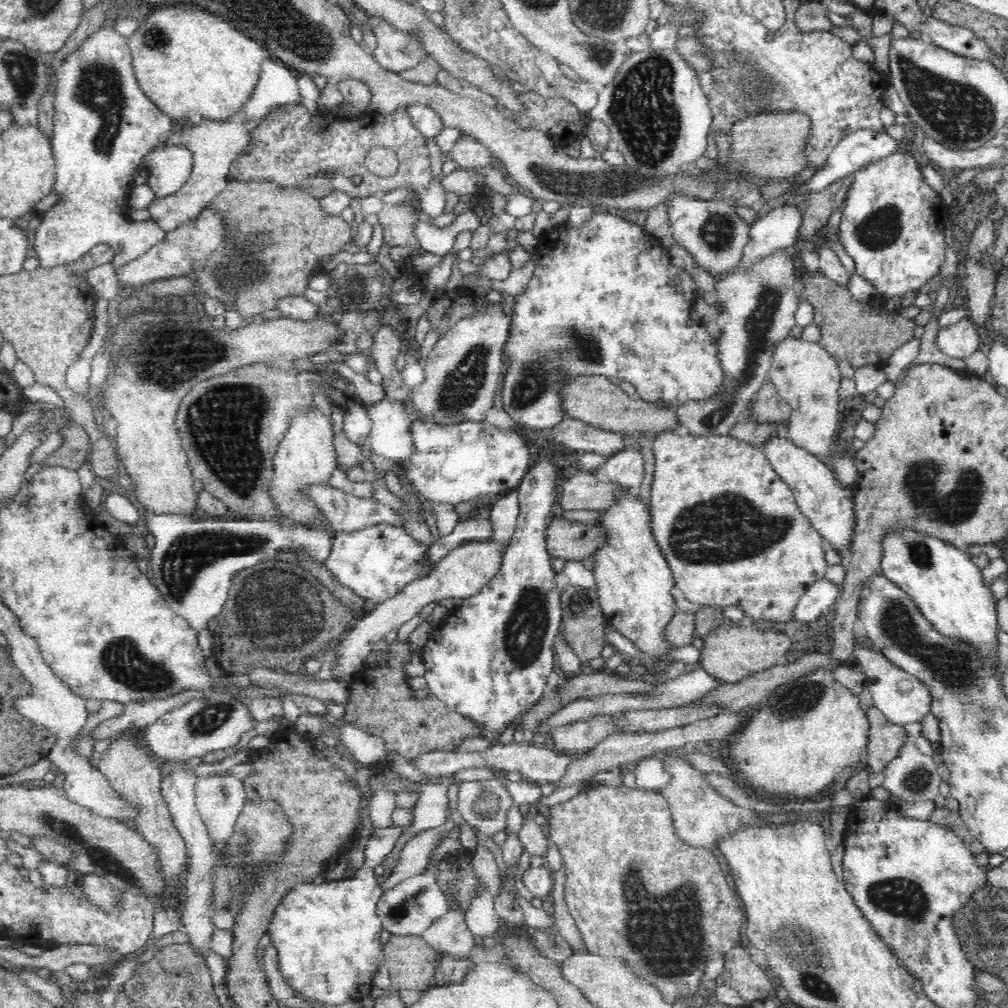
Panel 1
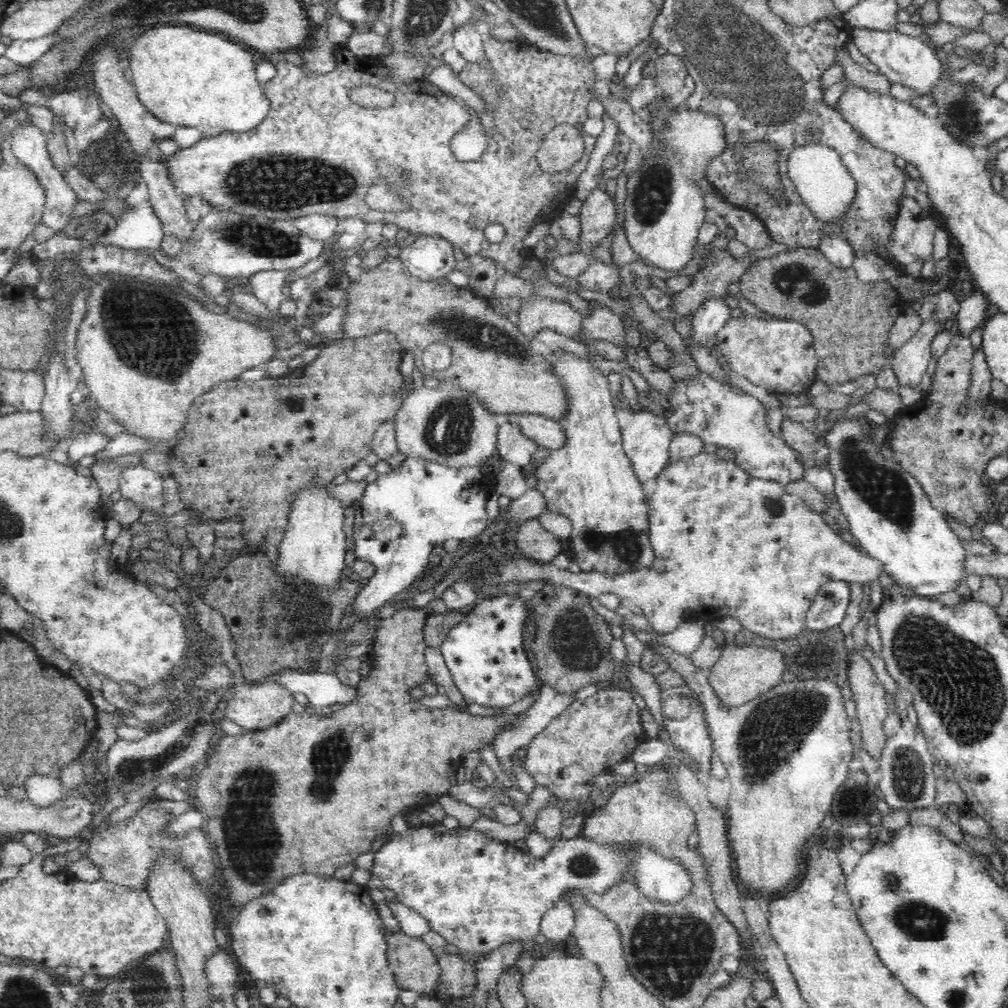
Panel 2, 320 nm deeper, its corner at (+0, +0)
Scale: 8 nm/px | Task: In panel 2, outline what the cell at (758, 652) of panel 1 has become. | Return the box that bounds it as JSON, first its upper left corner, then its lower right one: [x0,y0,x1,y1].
[709,643,784,709]

